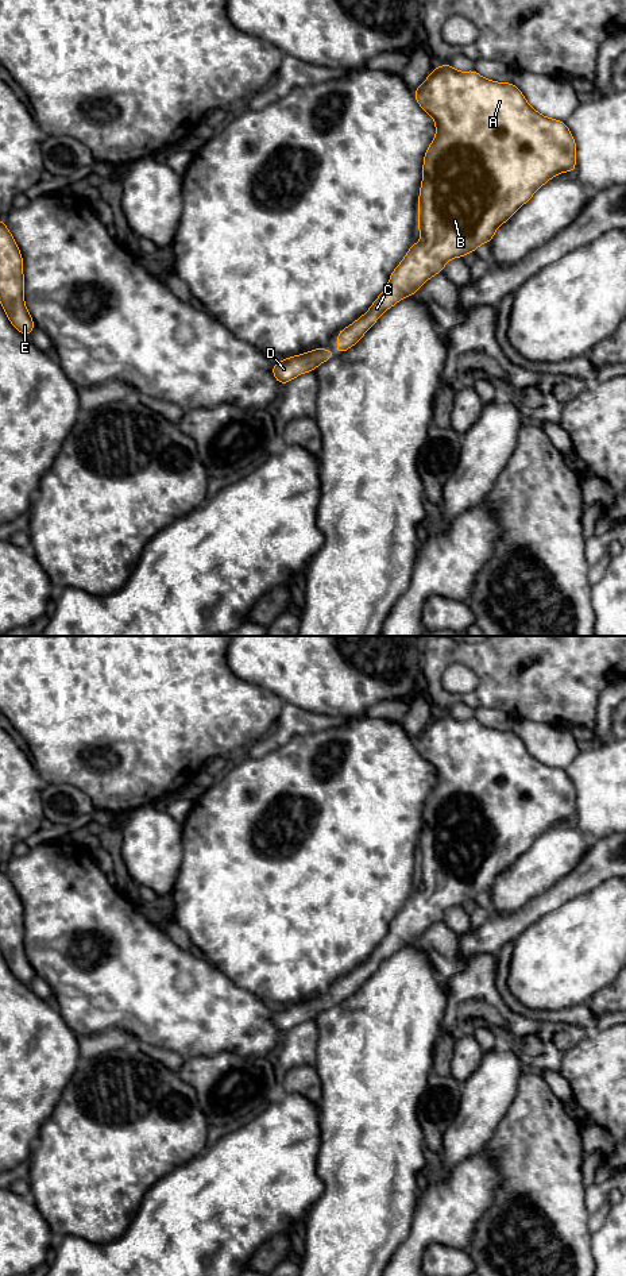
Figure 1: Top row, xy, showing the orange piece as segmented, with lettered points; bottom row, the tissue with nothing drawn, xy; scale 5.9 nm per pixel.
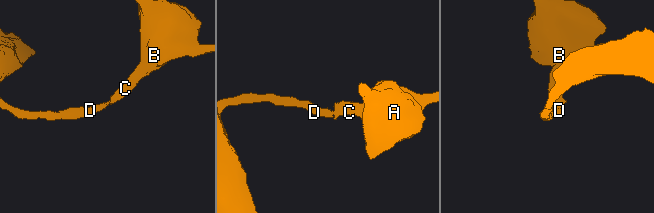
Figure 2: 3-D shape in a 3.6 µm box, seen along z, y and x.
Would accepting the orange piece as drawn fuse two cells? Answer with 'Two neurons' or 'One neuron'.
One neuron

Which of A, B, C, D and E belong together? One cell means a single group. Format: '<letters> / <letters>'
A B C D E

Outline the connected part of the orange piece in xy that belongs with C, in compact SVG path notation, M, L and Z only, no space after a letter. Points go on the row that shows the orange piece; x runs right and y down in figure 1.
M448 63L436 66L414 90L414 97L436 124L436 136L424 155L424 177L418 196L418 232L422 240L416 240L407 250L370 309L337 332L337 355L355 346L383 312L416 294L429 278L443 273L449 259L463 258L475 252L480 244L490 243L495 231L526 204L538 188L554 176L576 169L576 142L565 122L537 112L513 82L487 80L474 69L457 72Z

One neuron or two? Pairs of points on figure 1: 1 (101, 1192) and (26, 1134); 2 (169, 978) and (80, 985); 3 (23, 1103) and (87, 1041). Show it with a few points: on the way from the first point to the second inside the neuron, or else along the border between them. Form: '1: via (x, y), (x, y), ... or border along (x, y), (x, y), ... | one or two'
1: border along (50, 1113), (39, 1130), (27, 1161) | two
2: via (147, 978), (101, 978) | one
3: border along (77, 1036), (81, 1056) | two

